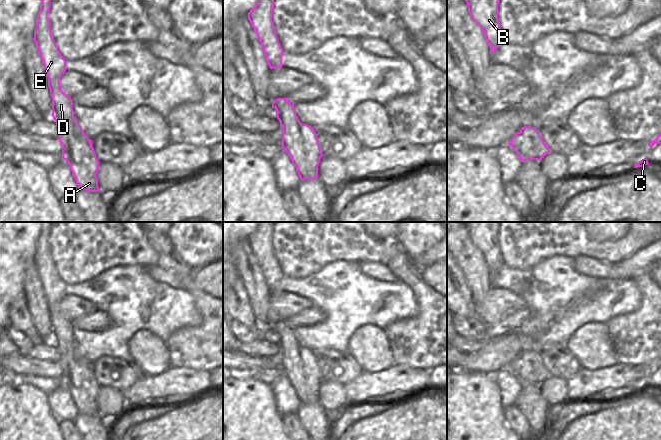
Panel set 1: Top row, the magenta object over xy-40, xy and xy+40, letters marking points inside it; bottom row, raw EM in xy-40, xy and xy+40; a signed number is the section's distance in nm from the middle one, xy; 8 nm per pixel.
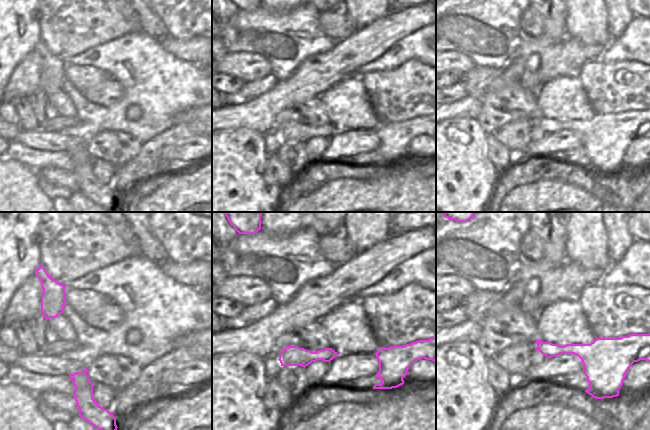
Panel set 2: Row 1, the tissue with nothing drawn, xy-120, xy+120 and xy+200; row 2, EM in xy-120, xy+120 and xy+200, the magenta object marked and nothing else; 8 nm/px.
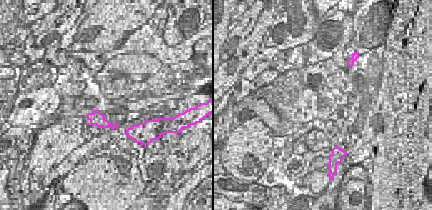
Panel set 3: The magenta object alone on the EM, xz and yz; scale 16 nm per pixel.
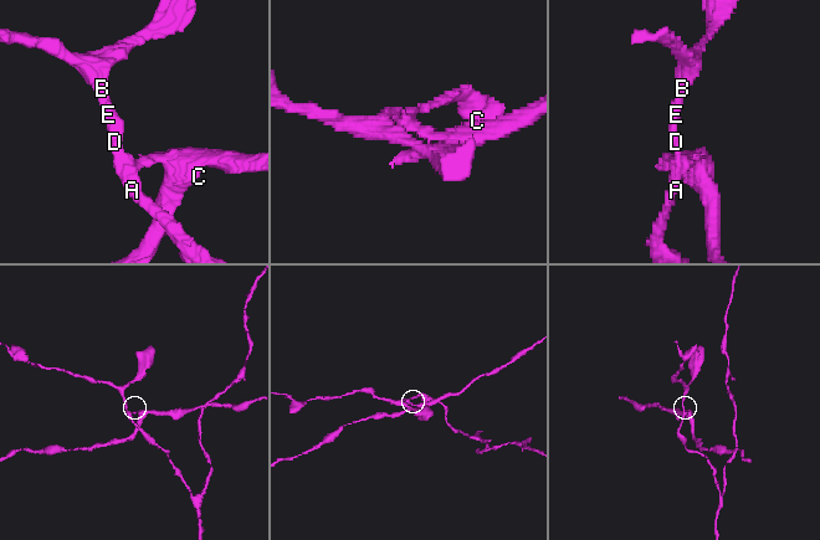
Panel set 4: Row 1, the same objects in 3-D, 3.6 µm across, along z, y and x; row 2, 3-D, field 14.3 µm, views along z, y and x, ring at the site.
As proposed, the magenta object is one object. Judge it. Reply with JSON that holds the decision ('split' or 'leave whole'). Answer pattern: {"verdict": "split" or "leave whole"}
{"verdict": "split"}

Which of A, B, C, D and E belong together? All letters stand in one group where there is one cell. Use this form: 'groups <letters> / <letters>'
groups A B D E / C

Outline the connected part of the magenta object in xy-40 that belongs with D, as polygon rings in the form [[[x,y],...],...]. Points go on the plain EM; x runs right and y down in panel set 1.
[[[40,222],[42,227],[36,241],[34,265],[42,283],[52,321],[52,341],[60,353],[62,381],[68,387],[78,412],[100,416],[96,397],[99,385],[92,368],[82,361],[74,341],[71,321],[60,313],[60,301],[66,295],[66,284],[58,275],[52,261],[48,237],[52,222]]]

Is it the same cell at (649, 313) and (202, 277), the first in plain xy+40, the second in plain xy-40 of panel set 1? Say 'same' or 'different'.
different

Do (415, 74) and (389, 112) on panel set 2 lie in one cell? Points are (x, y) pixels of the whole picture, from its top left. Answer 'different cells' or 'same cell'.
same cell

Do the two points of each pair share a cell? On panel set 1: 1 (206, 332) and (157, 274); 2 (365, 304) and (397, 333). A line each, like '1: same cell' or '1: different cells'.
1: different cells
2: different cells

